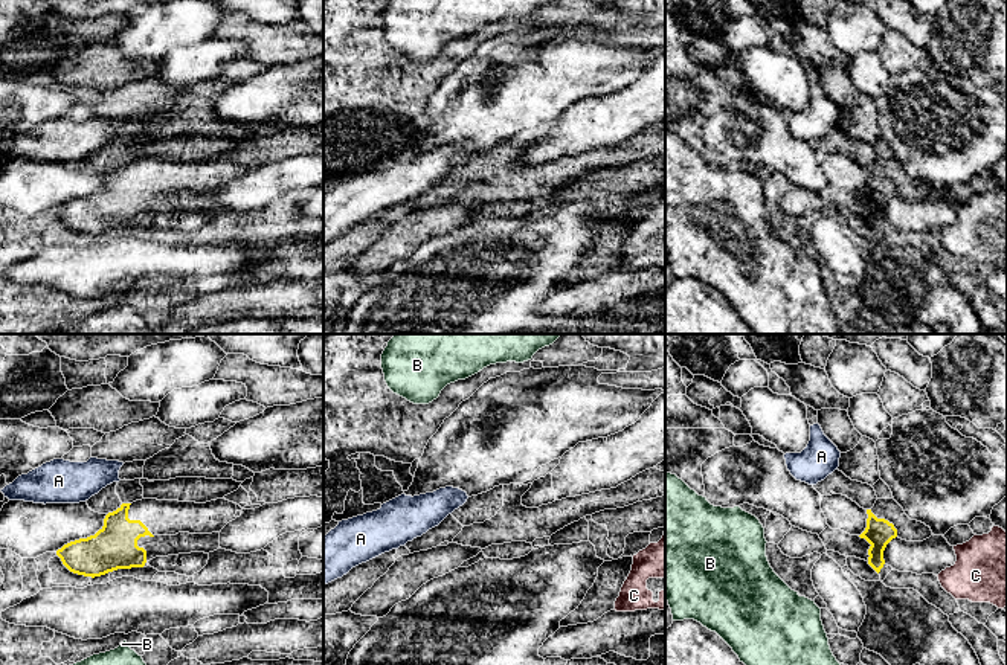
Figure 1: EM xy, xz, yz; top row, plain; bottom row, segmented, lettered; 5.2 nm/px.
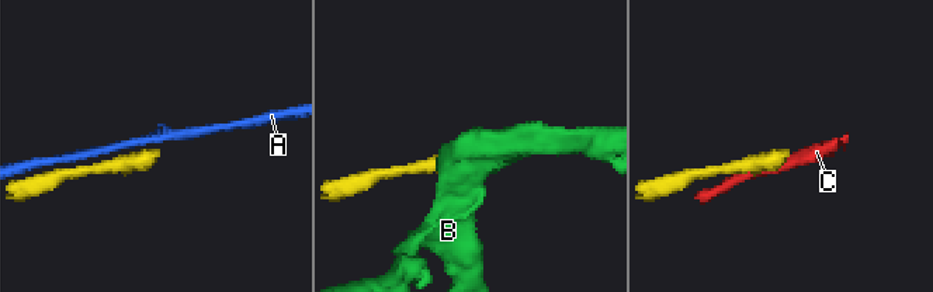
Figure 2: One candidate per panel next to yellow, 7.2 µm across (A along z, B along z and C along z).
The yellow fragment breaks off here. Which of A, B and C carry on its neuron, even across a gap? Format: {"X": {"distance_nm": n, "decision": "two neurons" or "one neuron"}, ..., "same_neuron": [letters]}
{"A": {"distance_nm": 120, "decision": "two neurons"}, "B": {"distance_nm": 360, "decision": "two neurons"}, "C": {"distance_nm": 280, "decision": "two neurons"}, "same_neuron": []}

